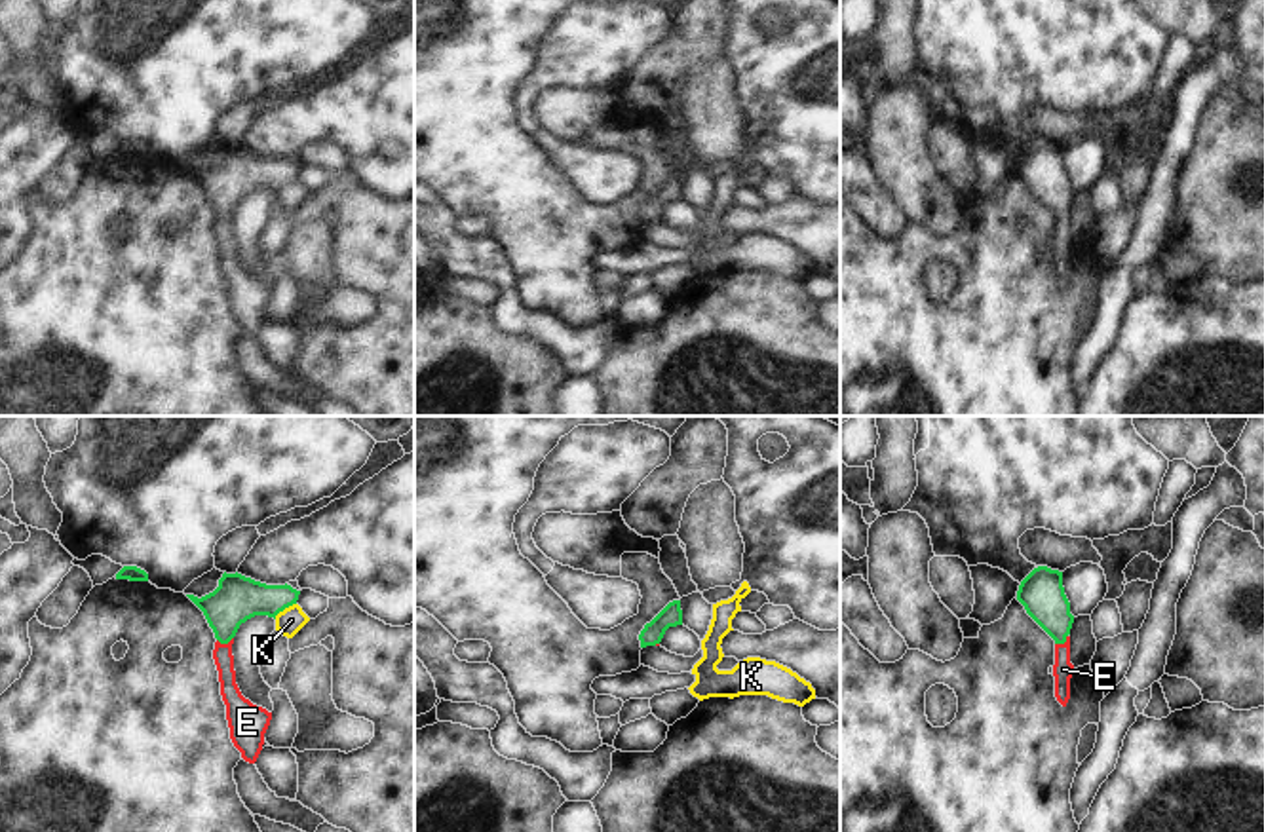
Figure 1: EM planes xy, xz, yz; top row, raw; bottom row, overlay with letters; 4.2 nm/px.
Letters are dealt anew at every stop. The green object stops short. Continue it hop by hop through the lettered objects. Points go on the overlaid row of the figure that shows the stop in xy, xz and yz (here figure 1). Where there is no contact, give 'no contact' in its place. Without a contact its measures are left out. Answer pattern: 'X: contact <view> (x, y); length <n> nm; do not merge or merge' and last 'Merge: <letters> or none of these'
E: contact xy (225, 642); length 70 nm; merge
K: contact xy (284, 608); length 120 nm; do not merge
Merge: E

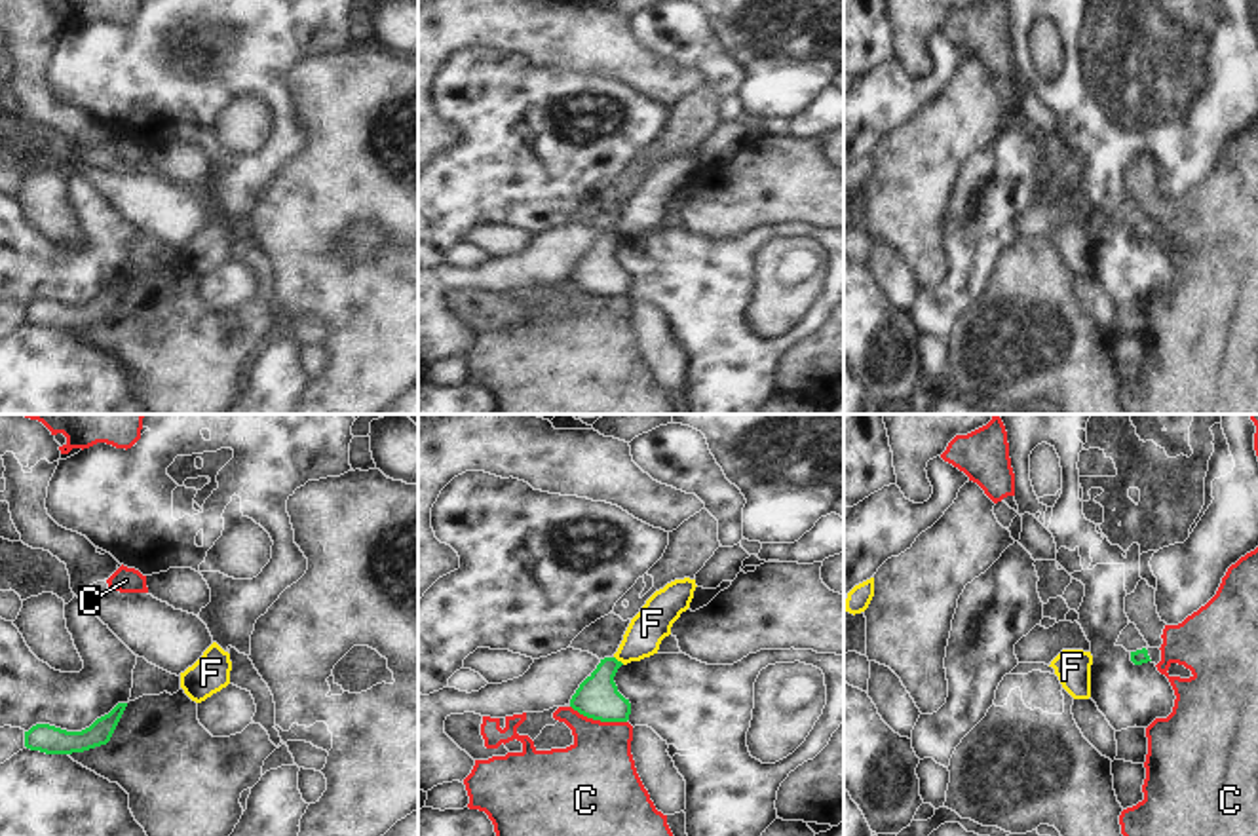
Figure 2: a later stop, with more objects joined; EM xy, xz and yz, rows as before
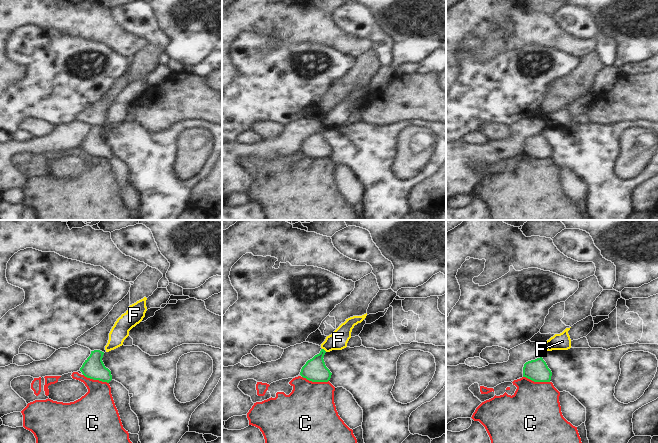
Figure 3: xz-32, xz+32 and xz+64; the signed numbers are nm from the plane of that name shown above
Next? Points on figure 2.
C: contact xz (599, 719); length 260 nm; do not merge
F: contact xz (620, 662); length 60 nm; do not merge
Merge: none of these

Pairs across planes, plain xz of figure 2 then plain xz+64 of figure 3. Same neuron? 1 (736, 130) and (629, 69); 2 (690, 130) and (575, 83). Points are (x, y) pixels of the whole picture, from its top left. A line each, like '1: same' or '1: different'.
1: different
2: same

